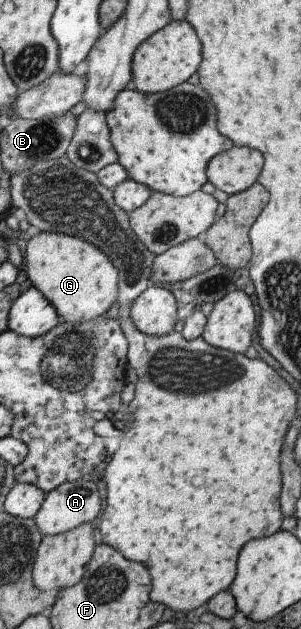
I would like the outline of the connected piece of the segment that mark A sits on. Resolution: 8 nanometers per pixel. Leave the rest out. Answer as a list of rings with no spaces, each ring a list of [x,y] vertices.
[[[85,477],[61,483],[56,489],[50,490],[44,495],[42,503],[33,517],[40,535],[62,533],[77,525],[92,521],[100,511],[100,497],[98,497],[95,486],[94,481]]]

